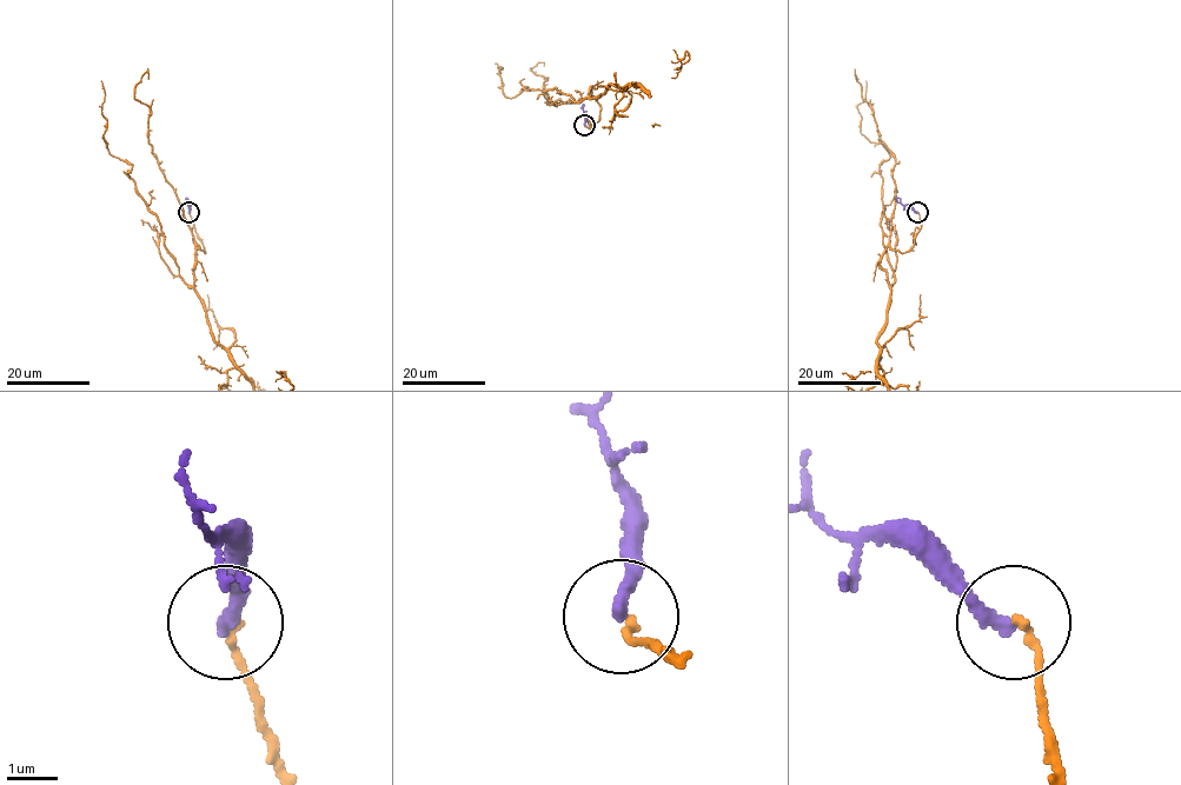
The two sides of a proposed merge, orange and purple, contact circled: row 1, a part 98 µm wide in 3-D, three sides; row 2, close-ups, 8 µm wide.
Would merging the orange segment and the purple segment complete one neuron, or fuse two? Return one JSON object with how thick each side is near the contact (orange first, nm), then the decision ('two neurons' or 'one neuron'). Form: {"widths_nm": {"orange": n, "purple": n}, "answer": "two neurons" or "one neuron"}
{"widths_nm": {"orange": 160, "purple": 280}, "answer": "two neurons"}

